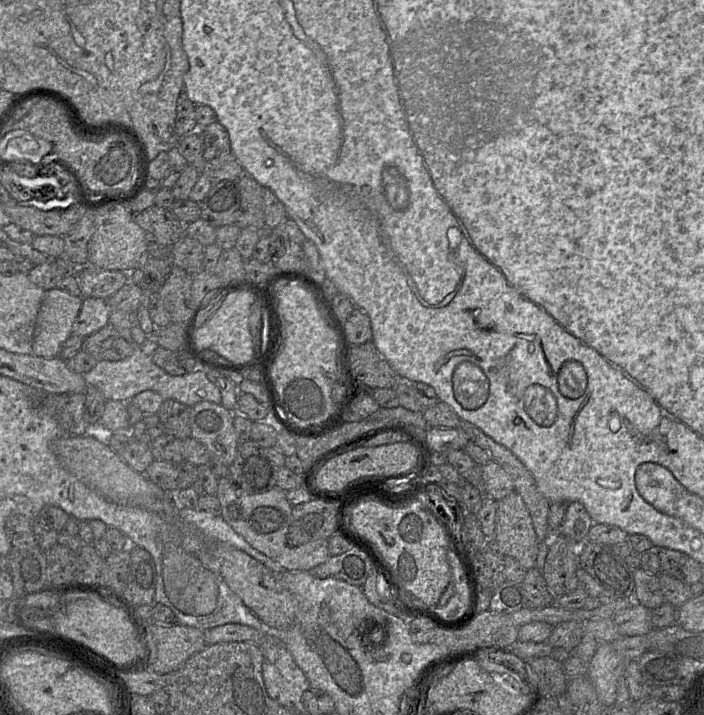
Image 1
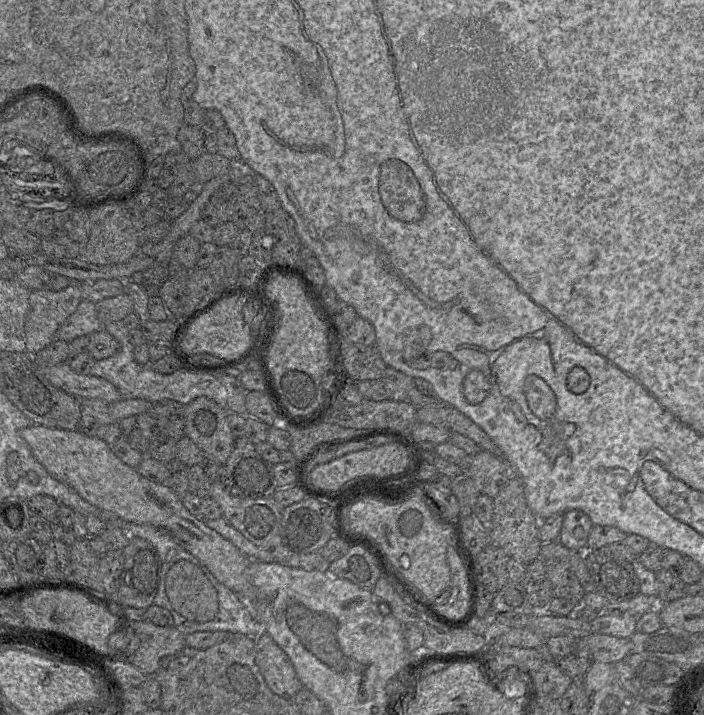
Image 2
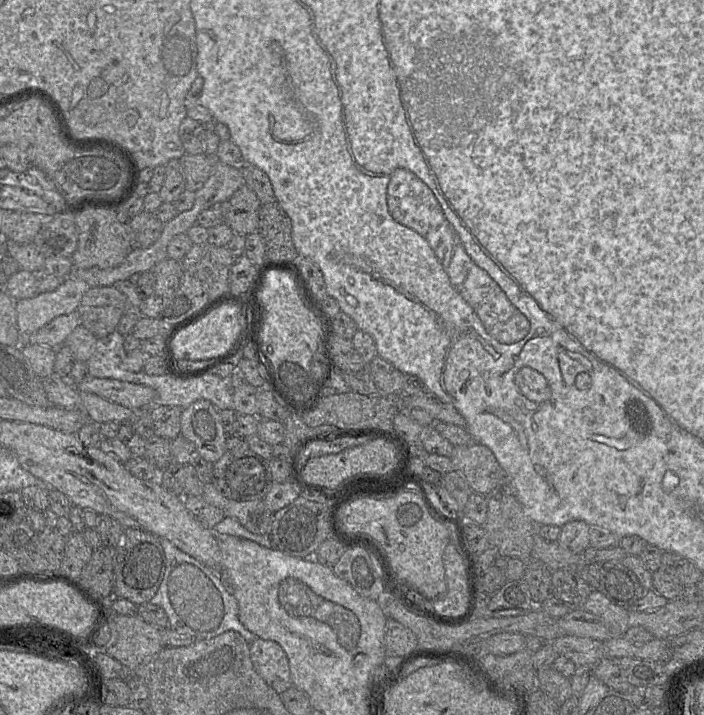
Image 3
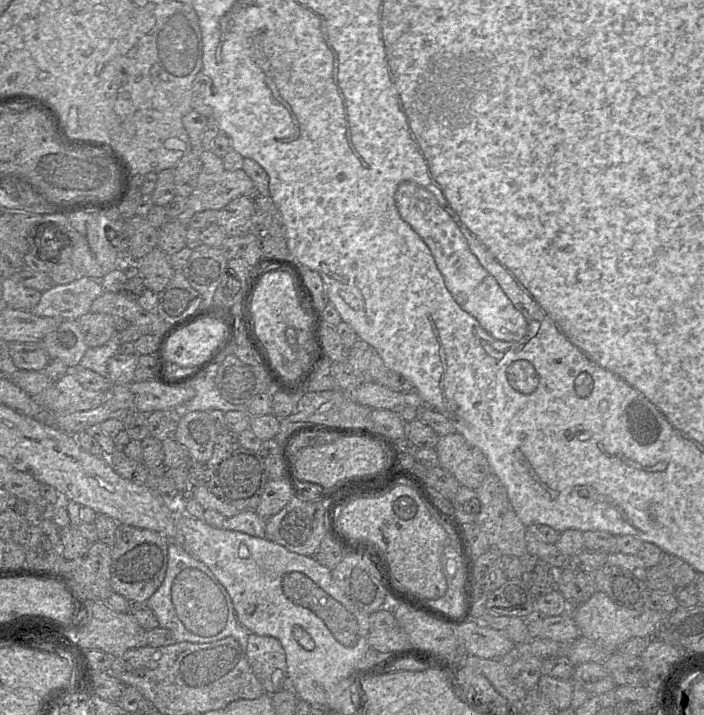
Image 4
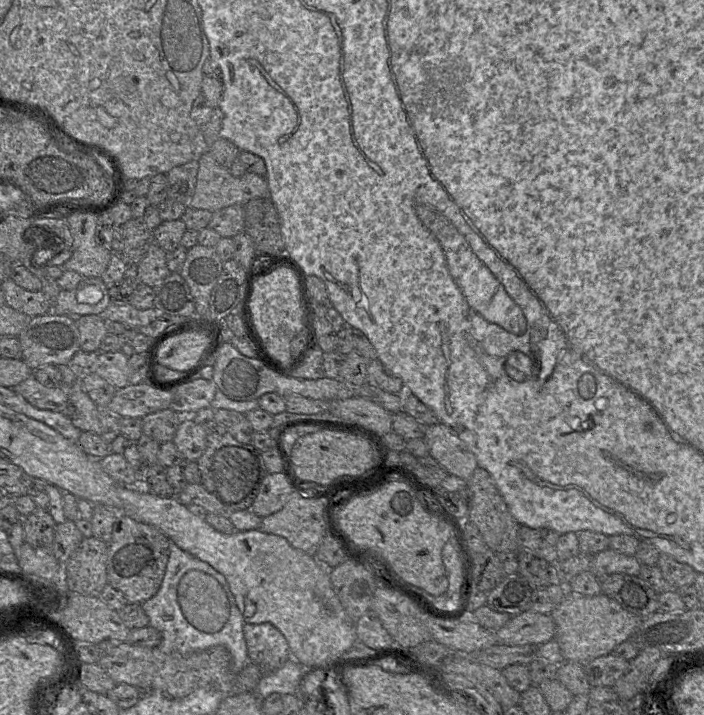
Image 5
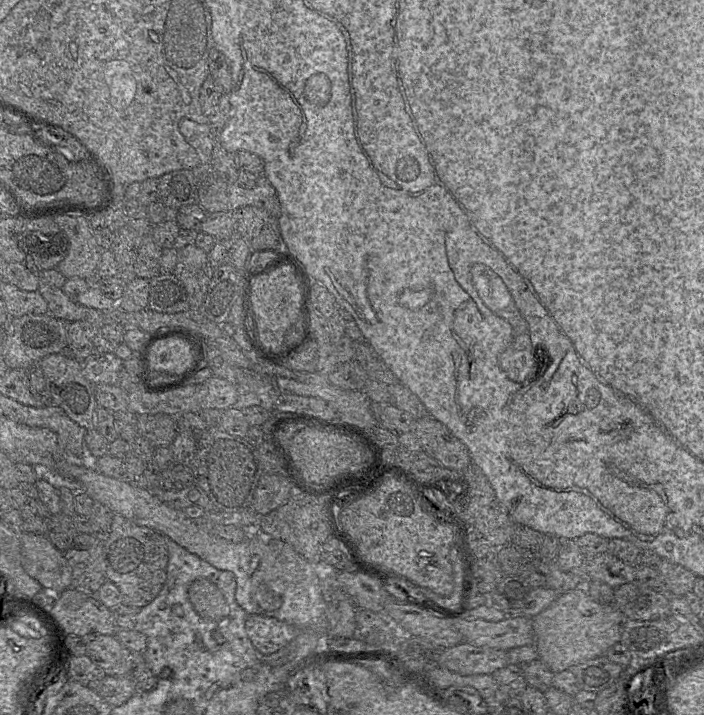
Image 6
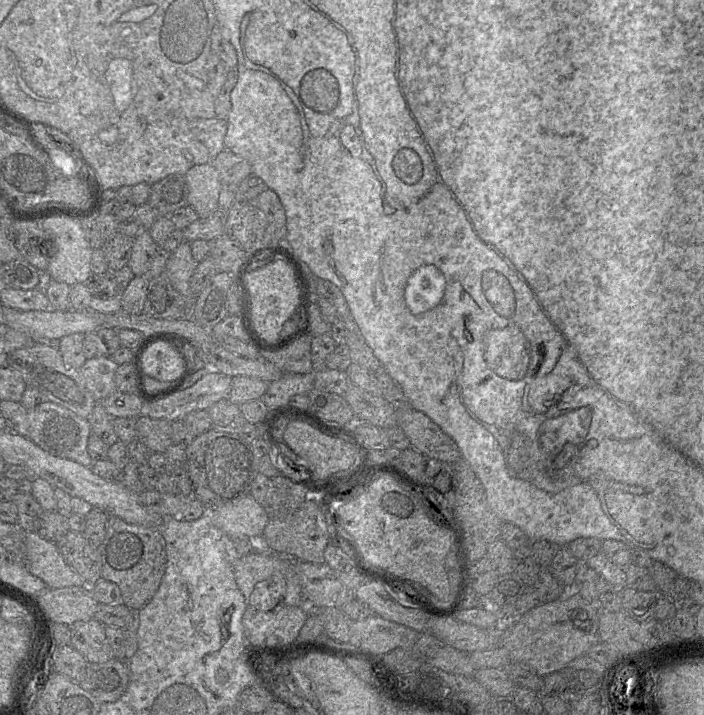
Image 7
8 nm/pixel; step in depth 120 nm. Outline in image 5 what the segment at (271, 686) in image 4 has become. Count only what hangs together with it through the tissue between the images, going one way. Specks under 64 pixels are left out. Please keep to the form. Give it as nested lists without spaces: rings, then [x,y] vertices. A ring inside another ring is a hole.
[[[244,624],[249,662],[258,665],[262,674],[280,668],[290,657],[291,652],[284,635],[272,624]]]

